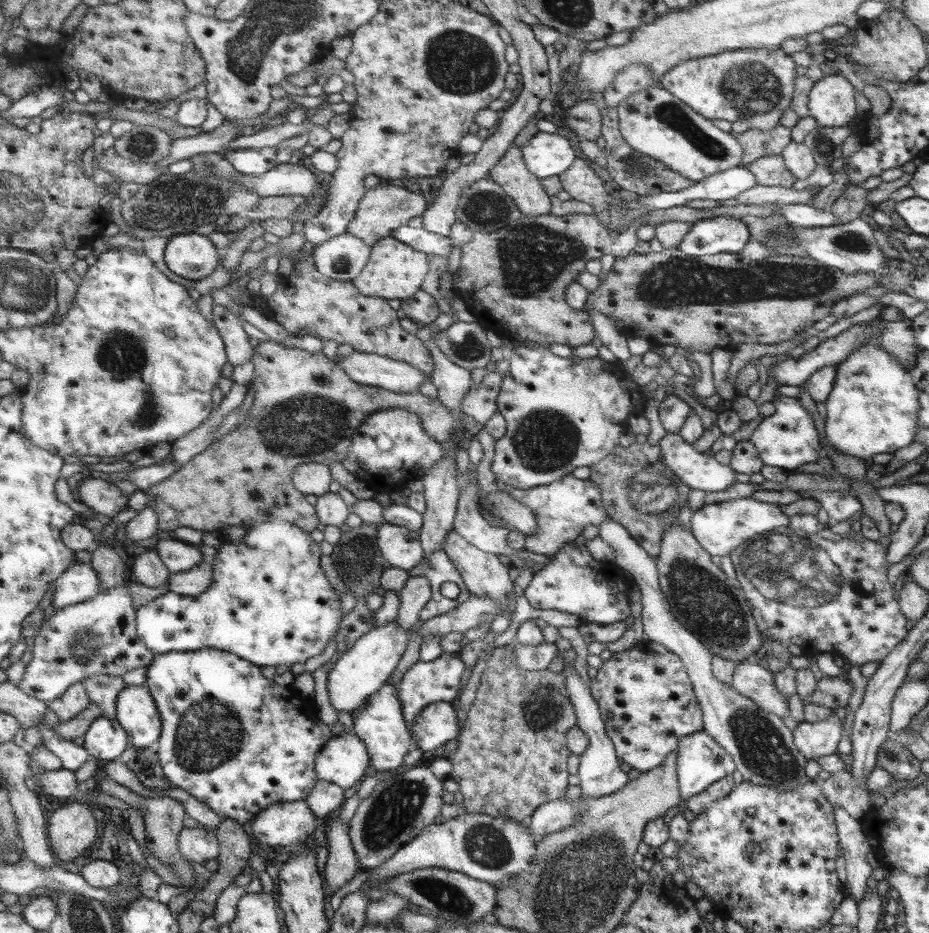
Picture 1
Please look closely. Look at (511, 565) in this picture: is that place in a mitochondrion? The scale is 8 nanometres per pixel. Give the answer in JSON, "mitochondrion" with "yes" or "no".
{"mitochondrion":"no"}

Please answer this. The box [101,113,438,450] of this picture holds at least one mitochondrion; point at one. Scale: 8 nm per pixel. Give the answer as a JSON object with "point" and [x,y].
{"point":[170,203]}

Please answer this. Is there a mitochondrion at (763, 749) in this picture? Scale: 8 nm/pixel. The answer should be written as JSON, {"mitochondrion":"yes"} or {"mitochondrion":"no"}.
{"mitochondrion":"yes"}

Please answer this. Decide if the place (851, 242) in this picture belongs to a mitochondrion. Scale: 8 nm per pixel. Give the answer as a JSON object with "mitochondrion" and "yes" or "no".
{"mitochondrion":"yes"}

